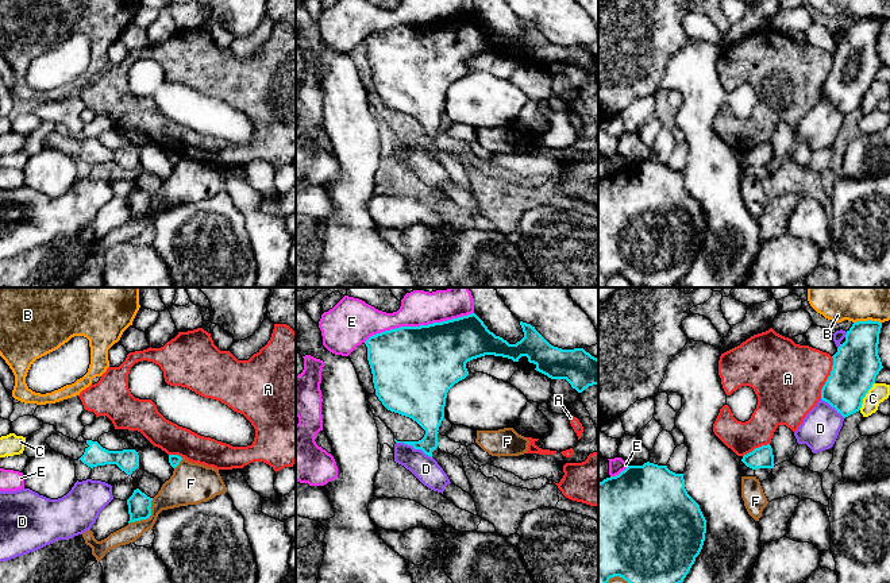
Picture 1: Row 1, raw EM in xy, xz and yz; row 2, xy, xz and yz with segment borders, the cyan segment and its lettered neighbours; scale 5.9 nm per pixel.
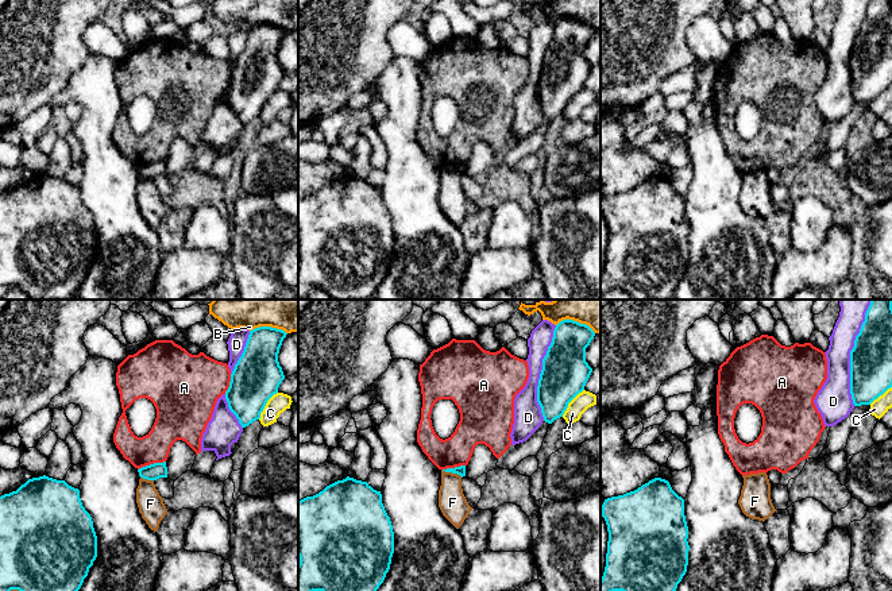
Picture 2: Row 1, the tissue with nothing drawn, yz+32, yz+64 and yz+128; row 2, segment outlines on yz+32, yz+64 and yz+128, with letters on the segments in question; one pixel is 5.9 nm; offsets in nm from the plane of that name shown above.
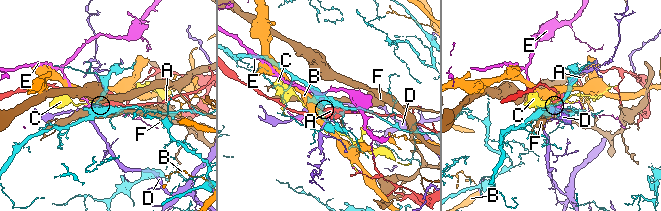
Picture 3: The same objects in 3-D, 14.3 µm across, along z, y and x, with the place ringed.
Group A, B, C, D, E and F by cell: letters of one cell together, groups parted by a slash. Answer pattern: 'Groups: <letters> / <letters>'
Groups: A / B / C / D / E / F

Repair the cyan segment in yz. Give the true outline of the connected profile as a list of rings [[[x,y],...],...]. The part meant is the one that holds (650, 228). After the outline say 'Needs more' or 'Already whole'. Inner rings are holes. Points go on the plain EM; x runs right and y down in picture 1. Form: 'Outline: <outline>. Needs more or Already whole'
Outline: [[[644,161],[643,163],[628,163],[616,174],[598,181],[598,287],[602,287],[610,275],[620,274],[627,278],[632,287],[670,287],[682,281],[689,271],[696,255],[700,252],[706,231],[706,217],[700,202],[687,192],[683,171],[675,171],[667,163]]]. Already whole

